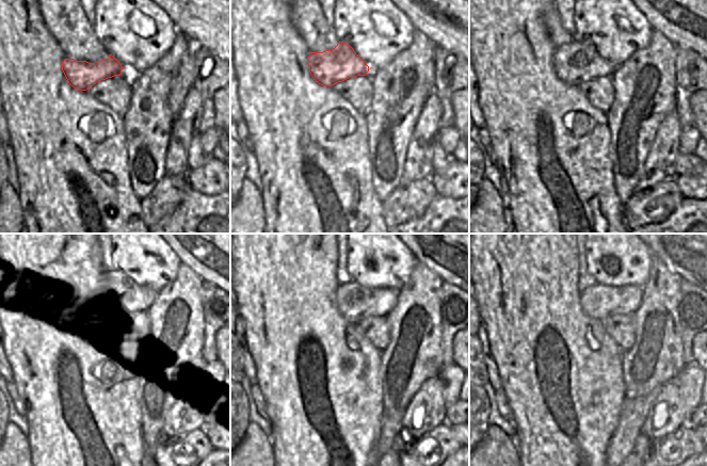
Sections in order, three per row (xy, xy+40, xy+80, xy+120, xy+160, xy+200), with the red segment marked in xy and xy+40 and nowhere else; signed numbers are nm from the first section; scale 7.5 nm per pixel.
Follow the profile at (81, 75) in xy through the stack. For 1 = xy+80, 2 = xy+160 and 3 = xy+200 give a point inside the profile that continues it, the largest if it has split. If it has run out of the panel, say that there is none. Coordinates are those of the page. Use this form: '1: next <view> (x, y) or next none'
1: next xy+80 (578, 62)
2: next xy+160 (354, 302)
3: next xy+200 (598, 301)

